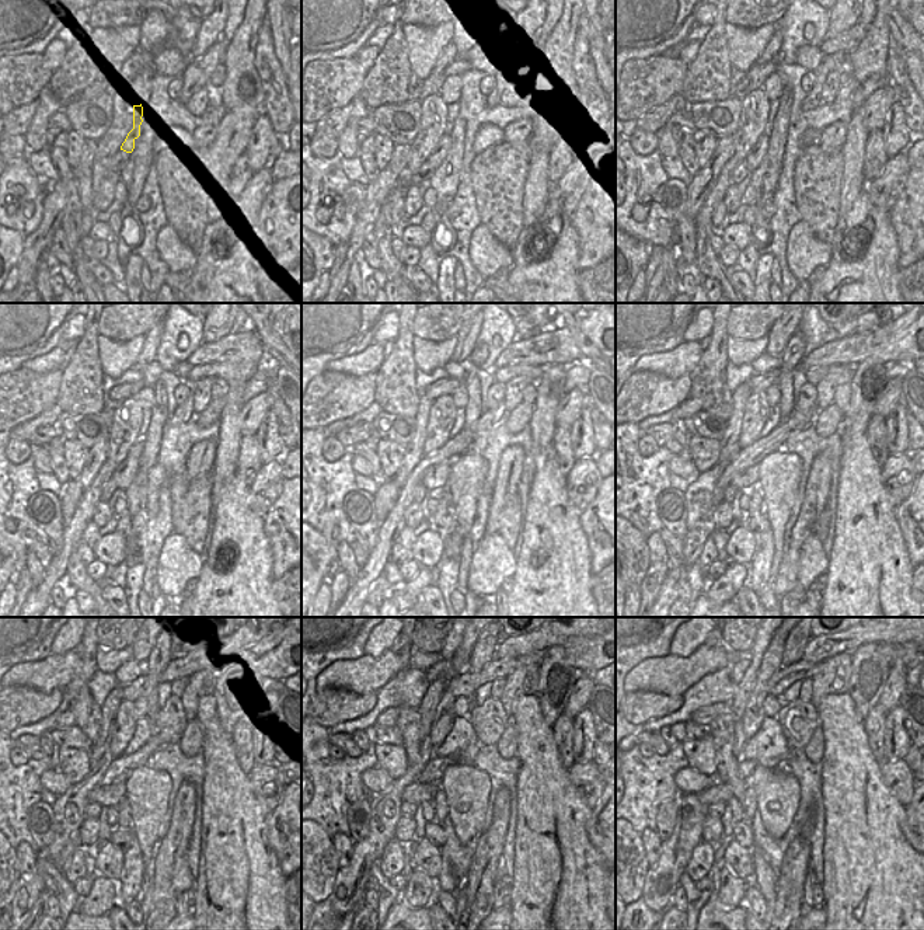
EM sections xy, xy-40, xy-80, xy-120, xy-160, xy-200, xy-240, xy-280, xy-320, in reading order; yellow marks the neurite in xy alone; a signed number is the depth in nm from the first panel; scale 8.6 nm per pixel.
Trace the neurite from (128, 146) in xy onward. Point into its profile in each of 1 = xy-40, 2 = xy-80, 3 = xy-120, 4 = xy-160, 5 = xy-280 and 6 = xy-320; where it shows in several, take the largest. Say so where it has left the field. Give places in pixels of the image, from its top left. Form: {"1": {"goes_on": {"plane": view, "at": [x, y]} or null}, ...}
{"1": {"goes_on": {"plane": "xy-40", "at": [445, 143]}}, "2": {"goes_on": {"plane": "xy-80", "at": [753, 159]}}, "3": {"goes_on": {"plane": "xy-120", "at": [125, 473]}}, "4": {"goes_on": {"plane": "xy-160", "at": [435, 479]}}, "5": {"goes_on": {"plane": "xy-280", "at": [417, 793]}}, "6": {"goes_on": {"plane": "xy-320", "at": [717, 793]}}}

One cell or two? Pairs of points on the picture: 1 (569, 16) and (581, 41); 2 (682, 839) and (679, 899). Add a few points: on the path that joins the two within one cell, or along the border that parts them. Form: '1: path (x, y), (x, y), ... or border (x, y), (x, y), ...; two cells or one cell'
1: border (576, 31), (569, 65); two cells
2: border (679, 884), (672, 895); two cells

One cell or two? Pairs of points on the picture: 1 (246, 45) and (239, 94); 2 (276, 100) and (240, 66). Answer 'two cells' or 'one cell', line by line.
1: one cell
2: two cells

